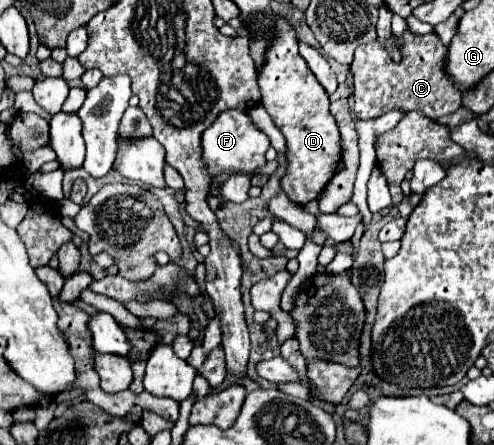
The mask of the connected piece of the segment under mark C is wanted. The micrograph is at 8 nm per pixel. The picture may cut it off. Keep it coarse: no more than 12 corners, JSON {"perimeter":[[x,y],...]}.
{"perimeter":[[435,33],[355,49],[355,113],[431,119],[461,107]]}

